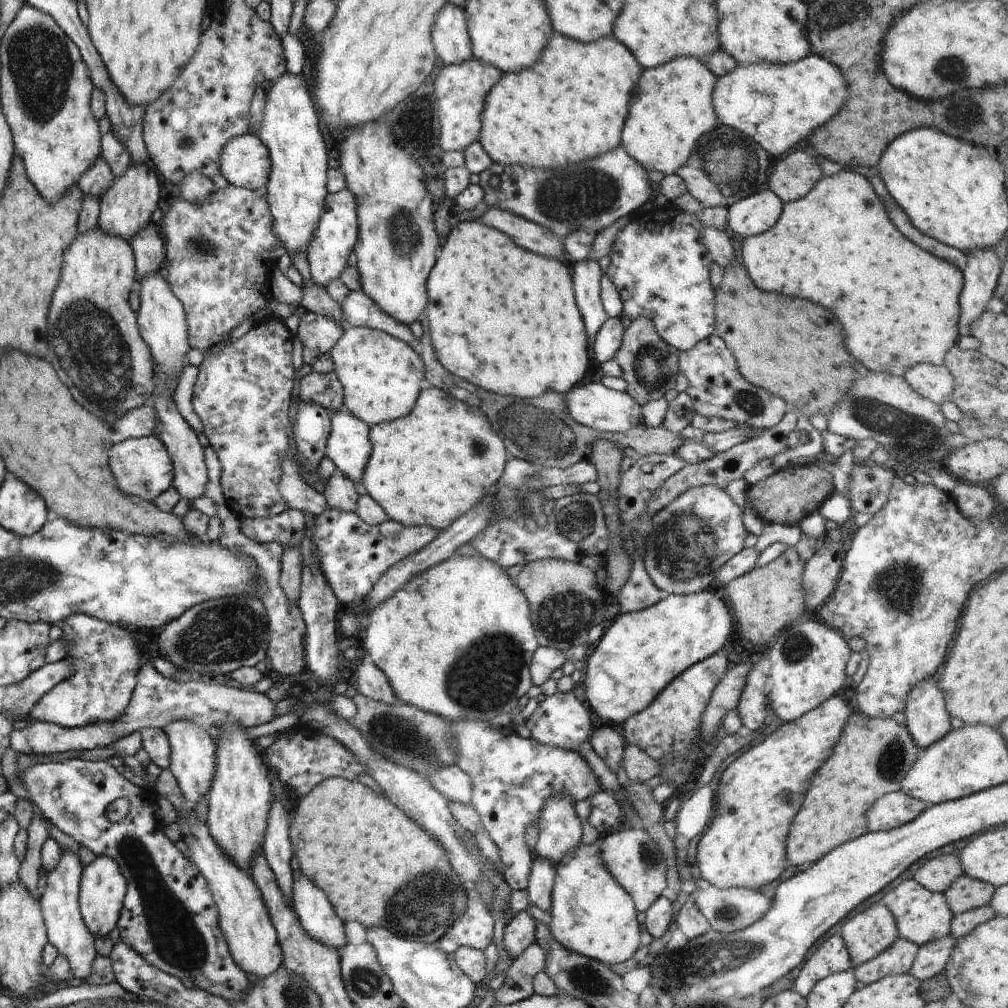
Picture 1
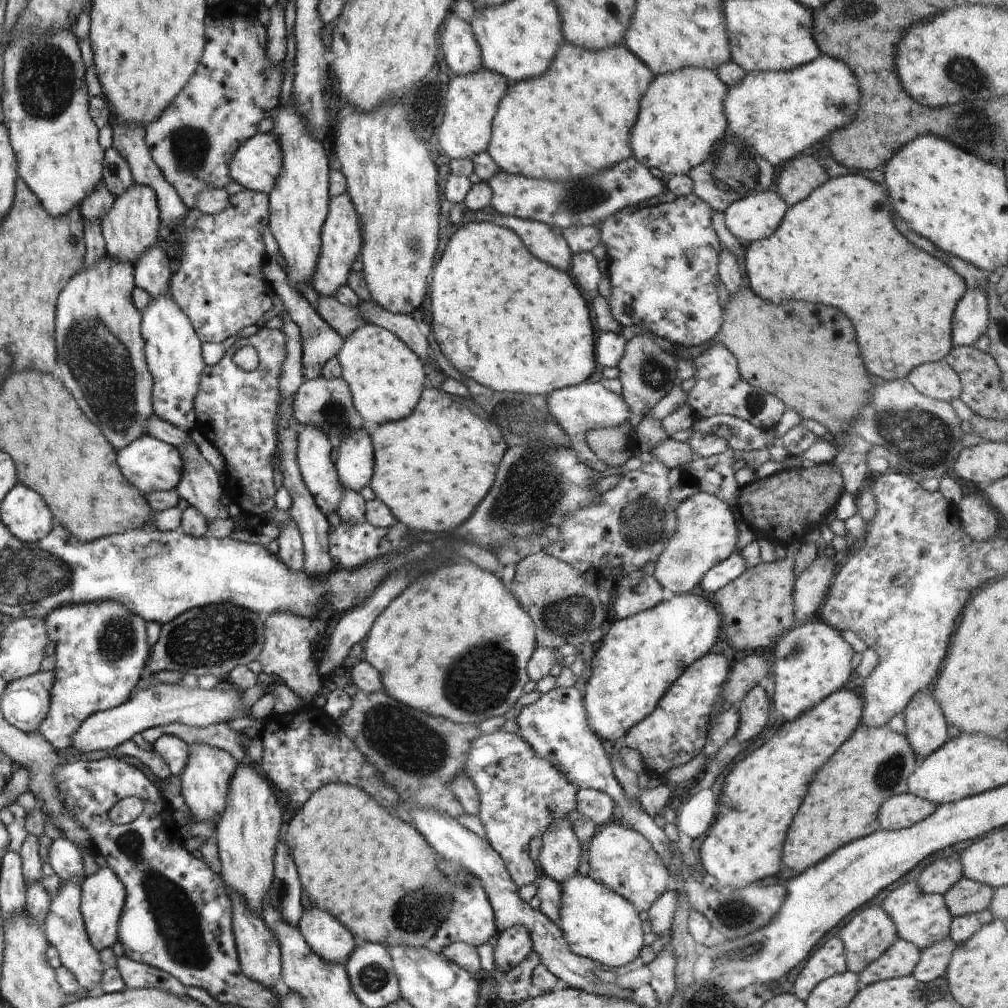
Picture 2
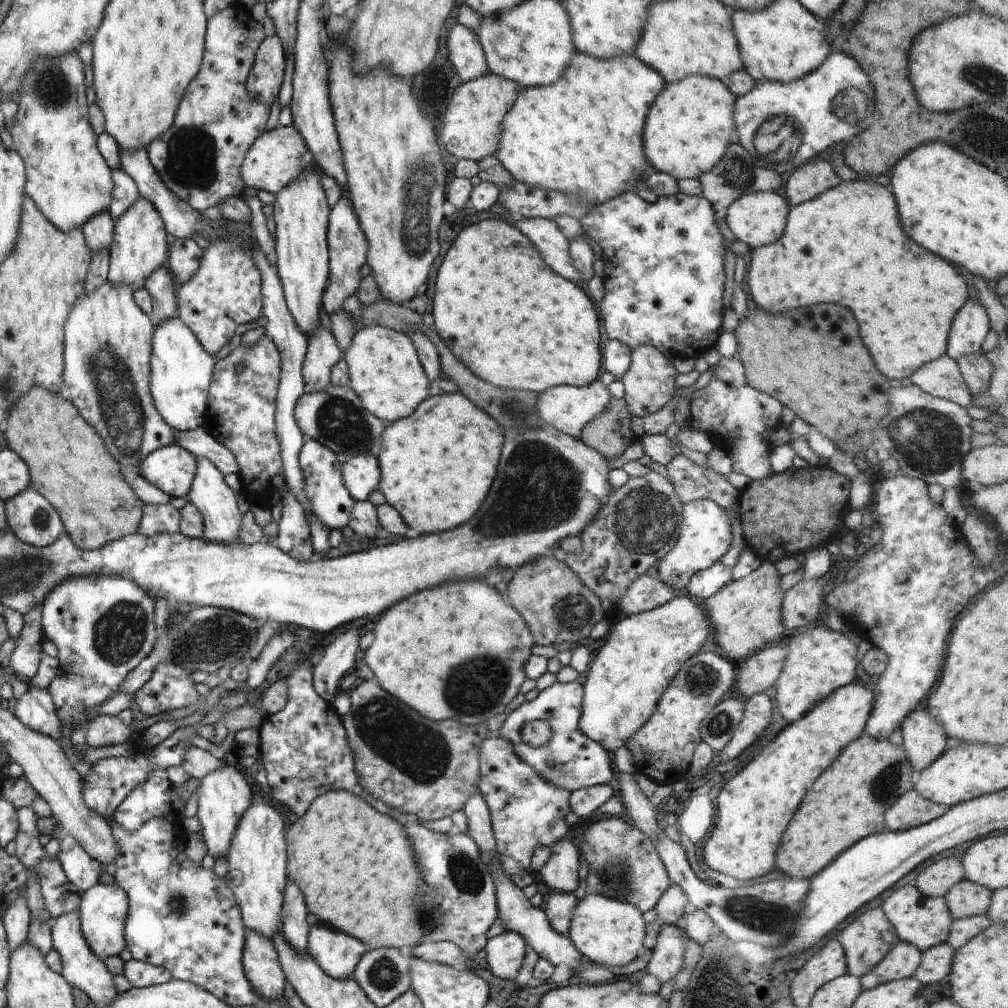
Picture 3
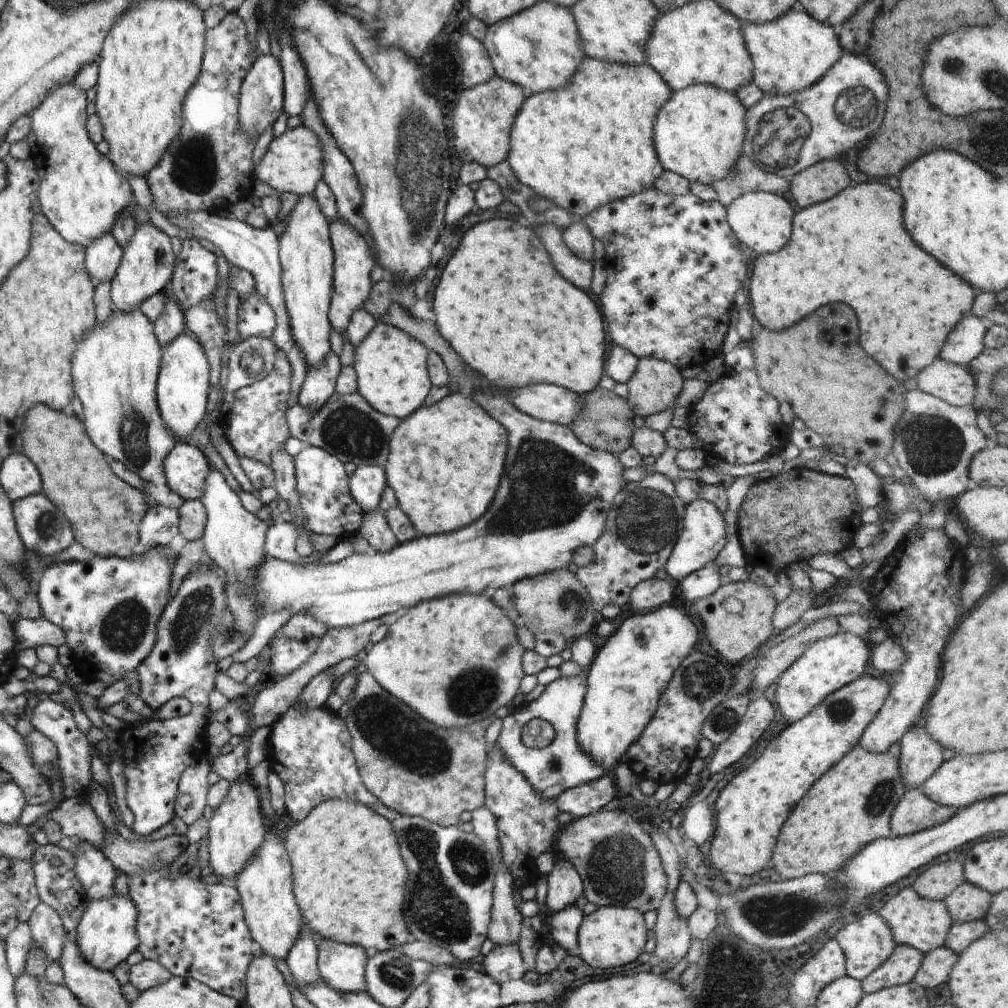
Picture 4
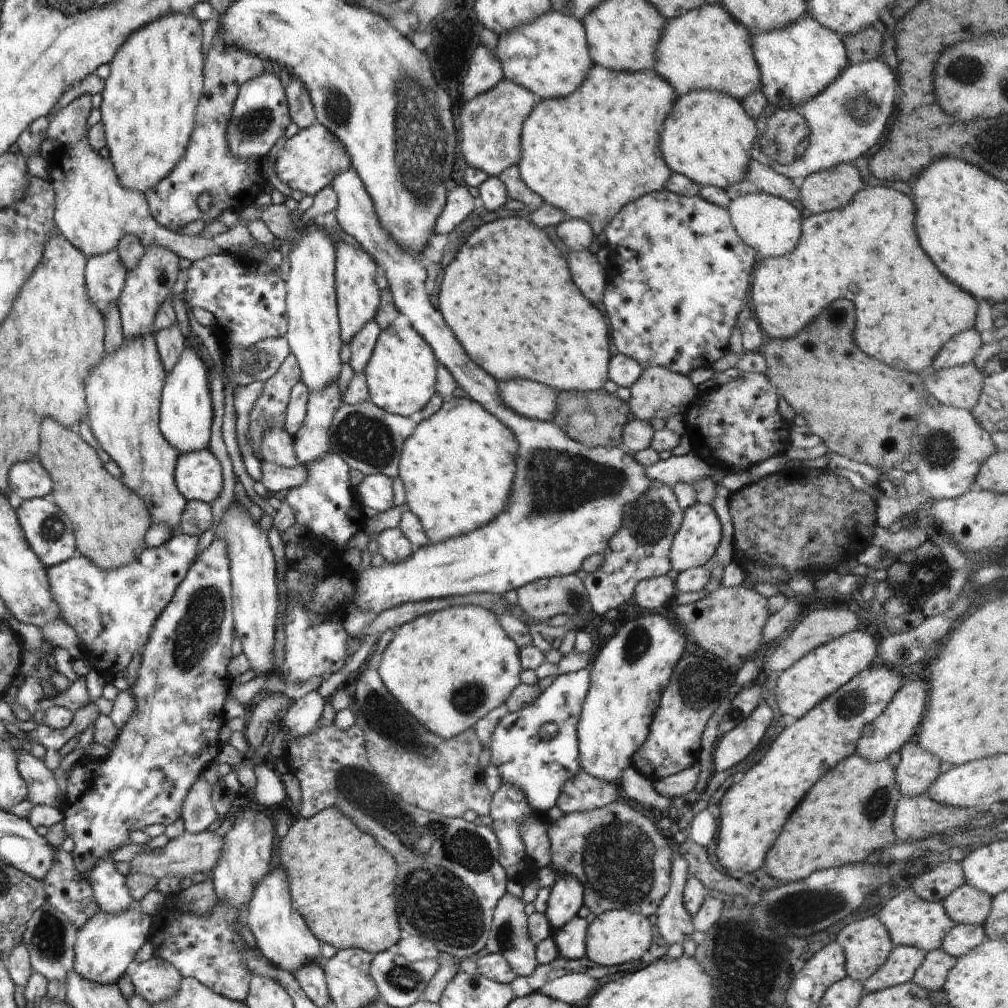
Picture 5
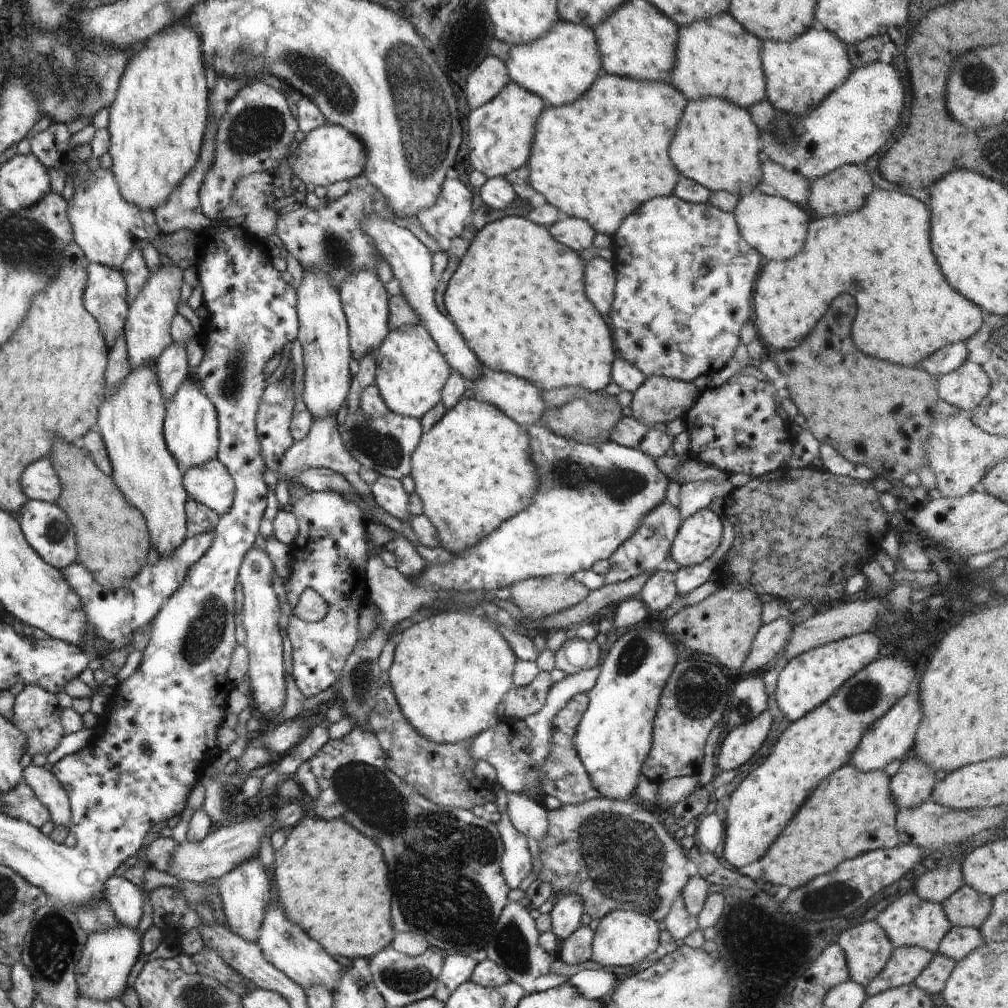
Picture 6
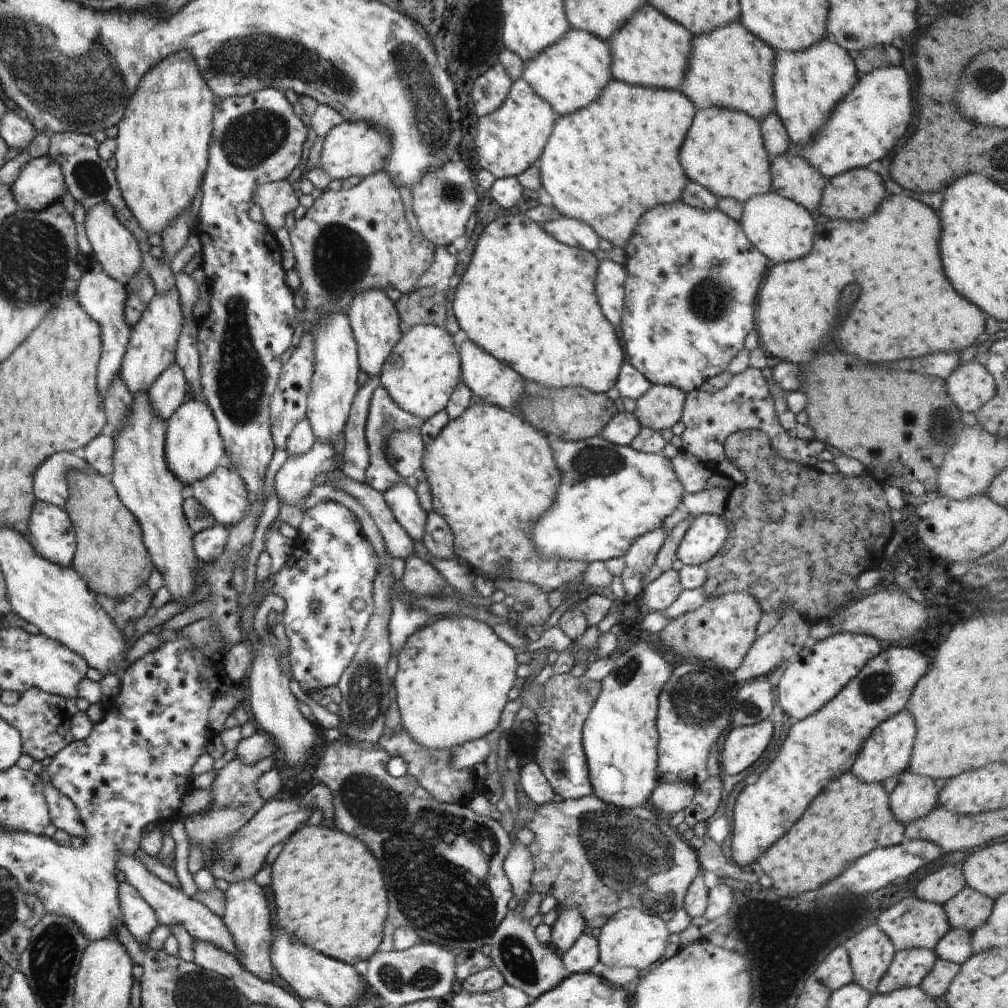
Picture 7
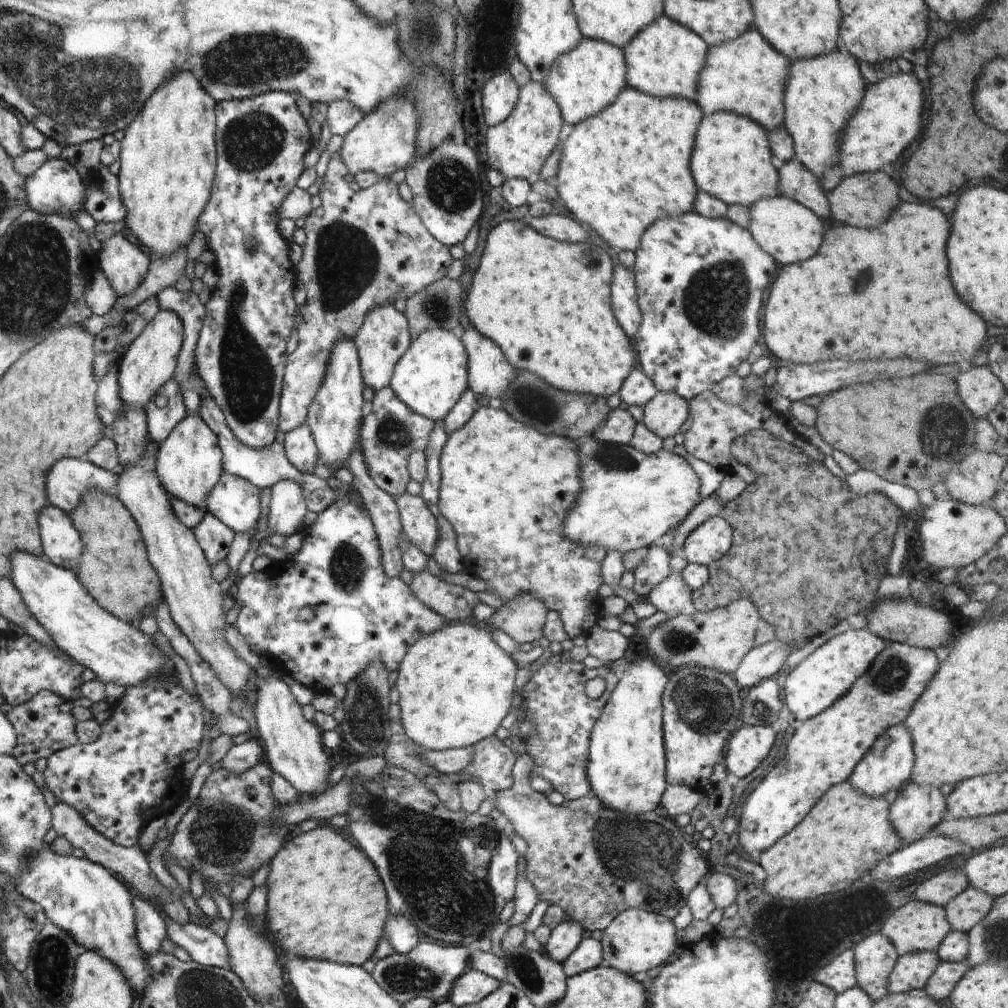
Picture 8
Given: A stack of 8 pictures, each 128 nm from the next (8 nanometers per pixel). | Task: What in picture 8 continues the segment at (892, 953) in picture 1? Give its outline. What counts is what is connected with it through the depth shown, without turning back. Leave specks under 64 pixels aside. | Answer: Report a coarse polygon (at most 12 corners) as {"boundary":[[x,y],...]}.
{"boundary":[[937,951],[899,956],[889,992],[924,989],[940,961]]}

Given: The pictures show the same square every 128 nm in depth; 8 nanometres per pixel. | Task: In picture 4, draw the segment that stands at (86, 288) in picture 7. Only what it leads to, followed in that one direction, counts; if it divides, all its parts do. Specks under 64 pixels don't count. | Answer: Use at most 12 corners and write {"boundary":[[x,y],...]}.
{"boundary":[[111,234],[86,248],[94,286],[112,282],[123,250]]}

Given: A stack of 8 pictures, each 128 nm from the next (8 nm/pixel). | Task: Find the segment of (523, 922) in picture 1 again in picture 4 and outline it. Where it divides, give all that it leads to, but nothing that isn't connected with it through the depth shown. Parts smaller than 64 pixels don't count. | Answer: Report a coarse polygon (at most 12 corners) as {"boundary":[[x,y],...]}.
{"boundary":[[496,945],[483,960],[497,983],[522,979],[519,947]]}

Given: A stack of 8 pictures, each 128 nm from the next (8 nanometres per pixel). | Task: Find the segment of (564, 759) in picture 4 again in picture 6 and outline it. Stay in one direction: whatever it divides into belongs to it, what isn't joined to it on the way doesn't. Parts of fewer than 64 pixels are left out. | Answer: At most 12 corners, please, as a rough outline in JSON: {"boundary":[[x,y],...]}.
{"boundary":[[599,664],[553,682],[540,712],[500,720],[472,739],[472,758],[508,793],[542,794],[550,726],[588,693]]}

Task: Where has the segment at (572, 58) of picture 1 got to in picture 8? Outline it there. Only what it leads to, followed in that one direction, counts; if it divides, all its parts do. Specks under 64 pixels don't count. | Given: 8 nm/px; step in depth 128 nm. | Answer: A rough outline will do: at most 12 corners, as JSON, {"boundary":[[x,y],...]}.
{"boundary":[[630,86],[558,144],[570,216],[635,251],[694,211],[703,110]]}

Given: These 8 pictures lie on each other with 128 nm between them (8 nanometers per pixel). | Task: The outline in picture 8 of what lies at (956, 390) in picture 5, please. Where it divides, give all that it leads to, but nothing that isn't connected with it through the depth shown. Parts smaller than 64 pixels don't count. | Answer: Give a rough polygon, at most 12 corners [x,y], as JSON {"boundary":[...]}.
{"boundary":[[988,366],[955,373],[959,396],[978,418],[1004,398]]}

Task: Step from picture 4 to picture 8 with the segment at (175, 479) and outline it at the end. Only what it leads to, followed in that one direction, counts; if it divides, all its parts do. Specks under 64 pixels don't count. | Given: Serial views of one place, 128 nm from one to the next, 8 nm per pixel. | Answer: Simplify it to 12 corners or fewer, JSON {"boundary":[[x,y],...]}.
{"boundary":[[223,472],[205,509],[235,534],[254,534],[261,490]]}

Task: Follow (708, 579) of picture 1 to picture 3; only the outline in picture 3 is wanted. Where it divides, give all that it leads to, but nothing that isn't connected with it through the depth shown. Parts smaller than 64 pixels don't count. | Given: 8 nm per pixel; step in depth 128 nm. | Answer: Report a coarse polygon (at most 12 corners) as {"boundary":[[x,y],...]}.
{"boundary":[[713,500],[683,504],[660,580],[687,588],[730,548],[727,512]]}

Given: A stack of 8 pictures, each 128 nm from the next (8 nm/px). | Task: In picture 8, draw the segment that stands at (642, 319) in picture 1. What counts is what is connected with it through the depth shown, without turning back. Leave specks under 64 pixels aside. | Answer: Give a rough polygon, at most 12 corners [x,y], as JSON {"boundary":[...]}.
{"boundary":[[674,391],[656,393],[644,423],[661,439],[676,436],[689,402]]}

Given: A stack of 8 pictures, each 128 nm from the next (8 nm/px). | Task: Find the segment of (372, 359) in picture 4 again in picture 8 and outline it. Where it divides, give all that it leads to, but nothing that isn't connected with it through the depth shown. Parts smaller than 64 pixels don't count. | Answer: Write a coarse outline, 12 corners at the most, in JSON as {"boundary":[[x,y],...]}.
{"boundary":[[446,328],[420,333],[389,387],[440,422],[469,388],[467,352]]}

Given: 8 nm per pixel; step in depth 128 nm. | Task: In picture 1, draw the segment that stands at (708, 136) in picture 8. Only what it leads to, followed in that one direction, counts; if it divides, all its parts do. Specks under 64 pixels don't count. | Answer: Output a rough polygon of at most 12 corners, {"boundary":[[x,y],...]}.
{"boundary":[[694,57],[644,69],[622,146],[674,175],[719,124]]}

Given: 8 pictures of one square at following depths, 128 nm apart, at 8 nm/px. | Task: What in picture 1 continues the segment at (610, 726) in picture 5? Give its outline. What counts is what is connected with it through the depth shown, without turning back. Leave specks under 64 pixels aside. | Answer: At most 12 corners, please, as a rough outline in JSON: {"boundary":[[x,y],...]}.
{"boundary":[[712,592],[606,624],[586,700],[619,727],[735,632]]}

